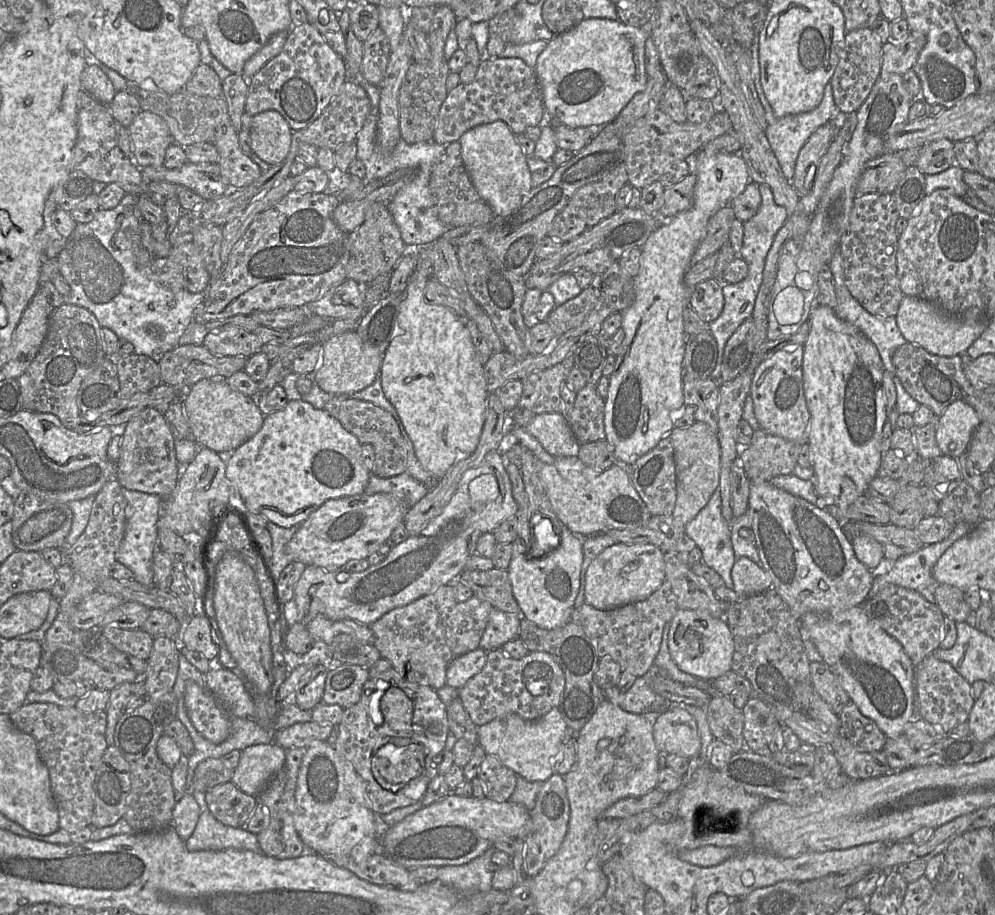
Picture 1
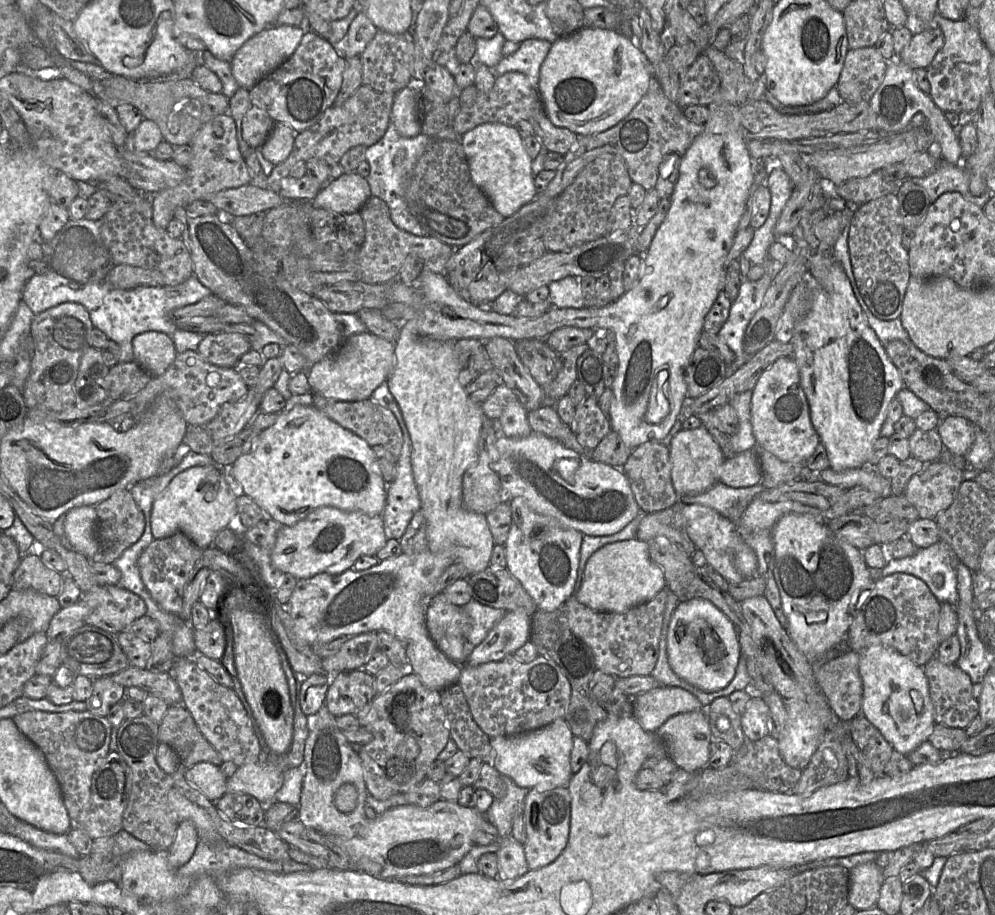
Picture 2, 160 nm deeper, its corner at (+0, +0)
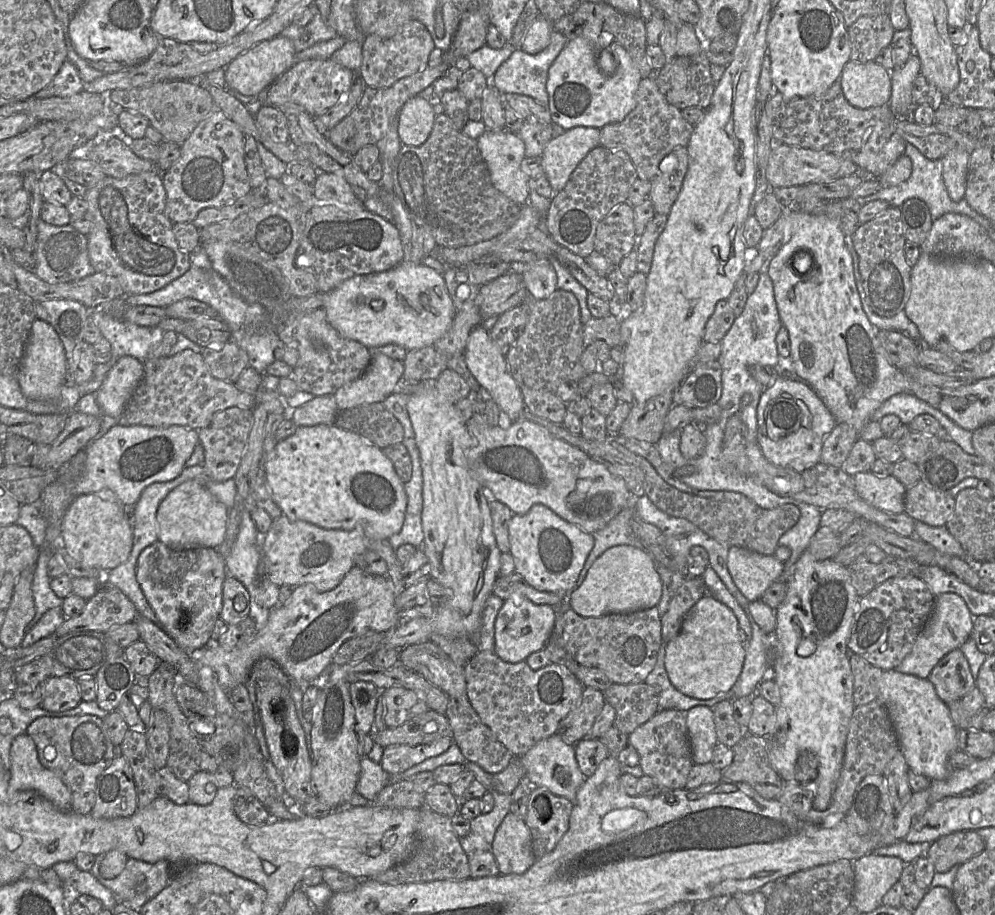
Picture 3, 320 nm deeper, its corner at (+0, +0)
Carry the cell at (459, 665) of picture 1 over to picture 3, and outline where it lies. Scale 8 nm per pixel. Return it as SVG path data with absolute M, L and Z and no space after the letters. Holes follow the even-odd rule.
M520 594L504 601L495 621L494 653L507 663L526 661L527 657L545 648L555 626L556 609L537 605Z

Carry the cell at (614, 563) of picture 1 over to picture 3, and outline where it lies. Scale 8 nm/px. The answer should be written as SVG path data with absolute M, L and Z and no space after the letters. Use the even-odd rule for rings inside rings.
M618 545L607 549L592 564L578 588L567 595L570 608L582 617L631 614L658 605L662 582L652 557L634 546Z

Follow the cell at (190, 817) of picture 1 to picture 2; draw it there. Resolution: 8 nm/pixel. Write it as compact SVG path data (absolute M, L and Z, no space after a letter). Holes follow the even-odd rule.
M190 820L180 821L173 844L168 849L168 864L173 871L185 865L193 856L199 833Z

